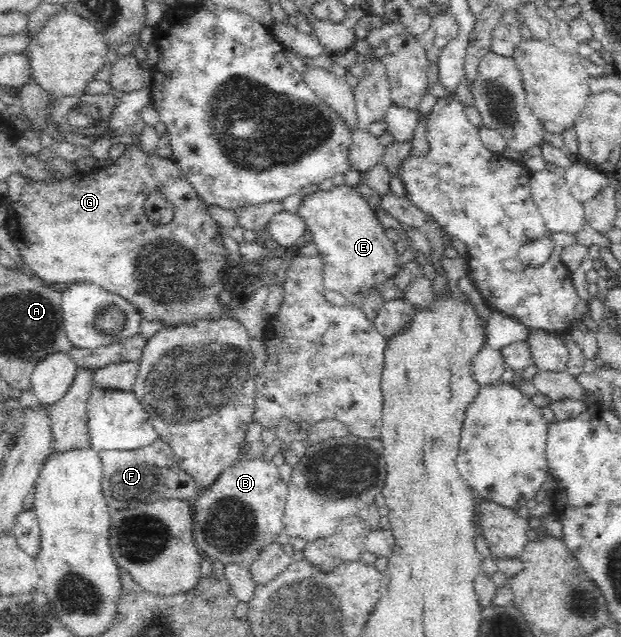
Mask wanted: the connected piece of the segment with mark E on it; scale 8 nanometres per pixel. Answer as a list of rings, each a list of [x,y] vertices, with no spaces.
[[[343,184],[331,190],[317,190],[302,197],[297,213],[305,218],[307,229],[313,235],[312,241],[326,259],[325,289],[339,292],[351,303],[359,306],[365,303],[371,289],[385,285],[403,269],[395,243],[387,239],[376,210],[371,209],[358,189]]]

